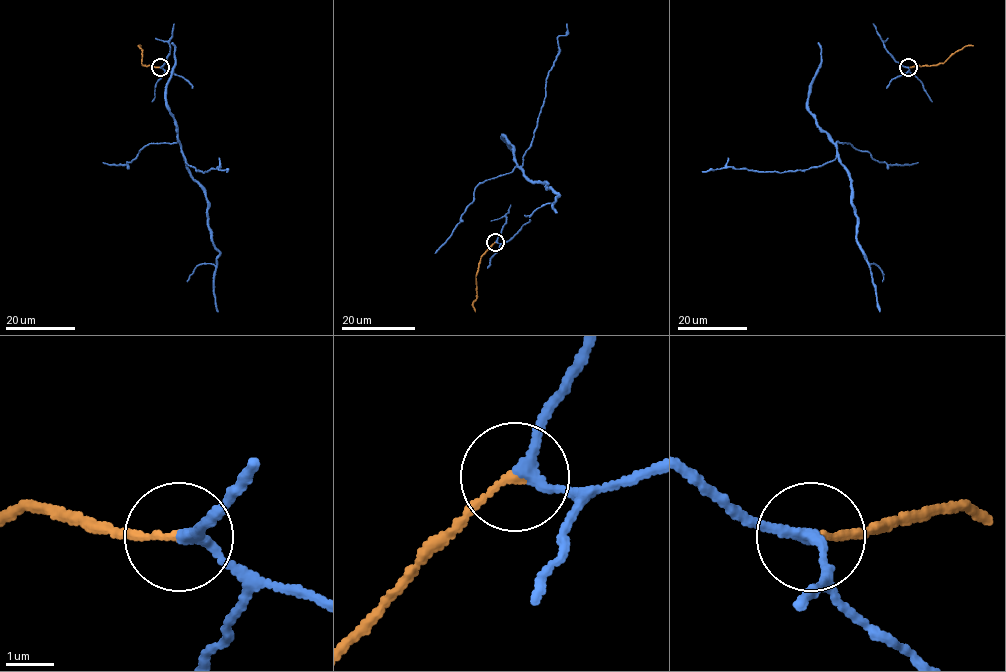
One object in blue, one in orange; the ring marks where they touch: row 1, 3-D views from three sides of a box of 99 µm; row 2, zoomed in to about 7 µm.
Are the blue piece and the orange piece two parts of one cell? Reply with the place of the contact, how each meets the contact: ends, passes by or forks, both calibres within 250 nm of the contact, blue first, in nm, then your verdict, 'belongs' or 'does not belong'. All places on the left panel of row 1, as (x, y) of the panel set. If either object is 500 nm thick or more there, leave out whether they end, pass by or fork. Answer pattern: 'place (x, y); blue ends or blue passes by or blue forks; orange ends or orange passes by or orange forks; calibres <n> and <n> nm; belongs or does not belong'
place (160, 67); blue passes by; orange ends; calibres 200 and 170 nm; belongs

